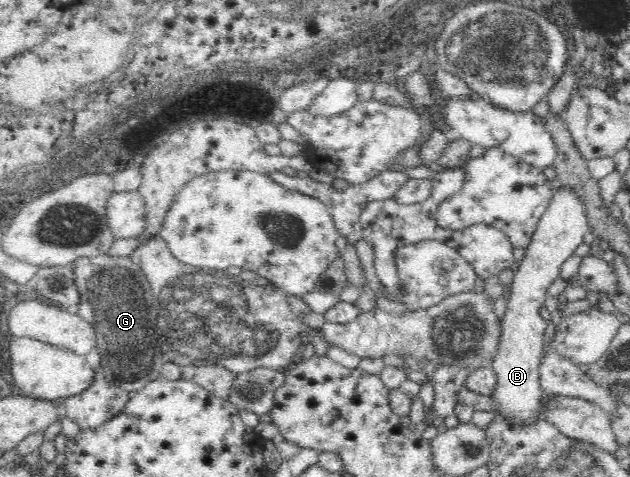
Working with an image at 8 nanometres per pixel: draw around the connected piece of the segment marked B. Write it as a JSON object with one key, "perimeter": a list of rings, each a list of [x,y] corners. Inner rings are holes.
{"perimeter":[[[563,186],[554,195],[547,207],[546,213],[541,217],[530,245],[526,248],[525,258],[520,261],[520,266],[514,274],[510,287],[510,297],[507,310],[502,321],[502,334],[500,335],[498,350],[492,361],[492,368],[497,376],[495,391],[491,398],[497,404],[497,413],[519,424],[533,424],[541,419],[540,401],[545,393],[542,391],[539,379],[539,365],[543,356],[545,344],[545,328],[548,325],[541,315],[543,304],[547,299],[547,288],[559,277],[561,265],[567,258],[574,255],[574,251],[583,243],[585,234],[589,232],[589,221],[585,212],[583,200],[573,192],[573,188]]]}

